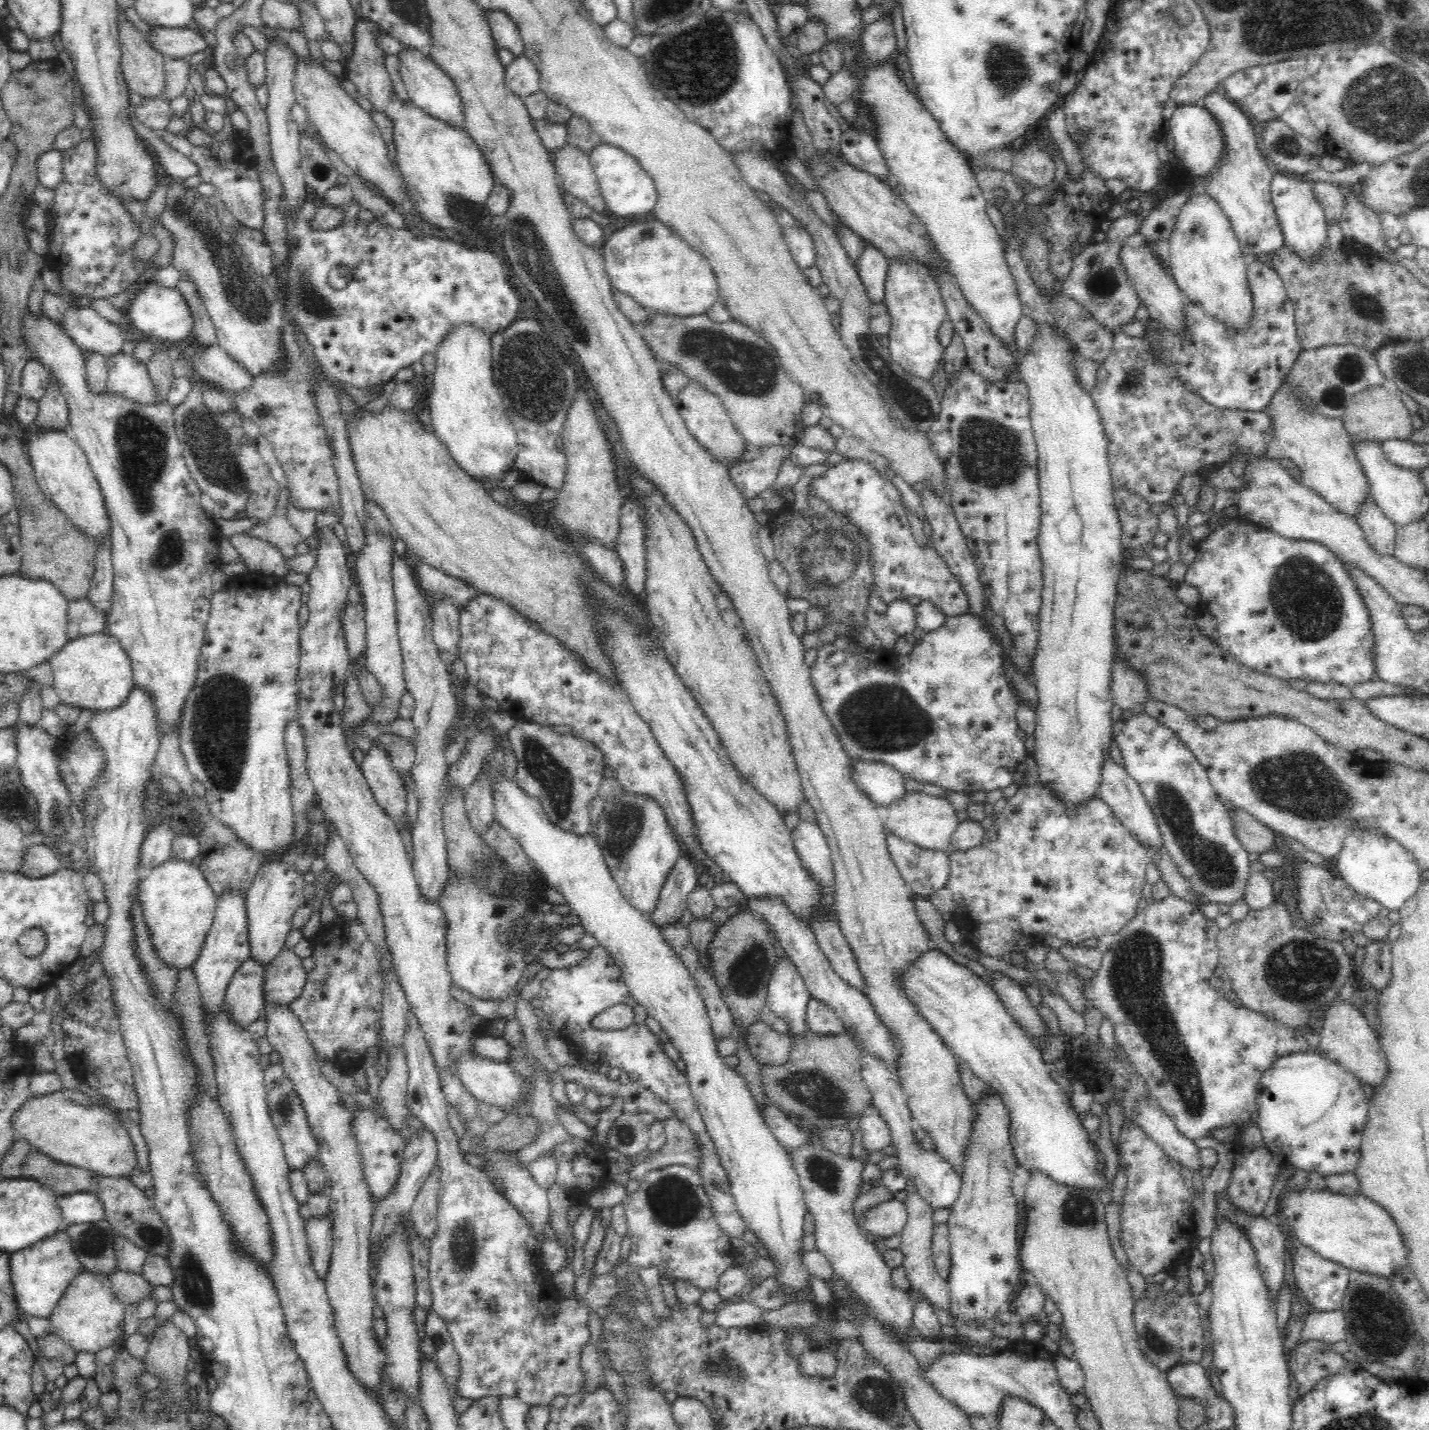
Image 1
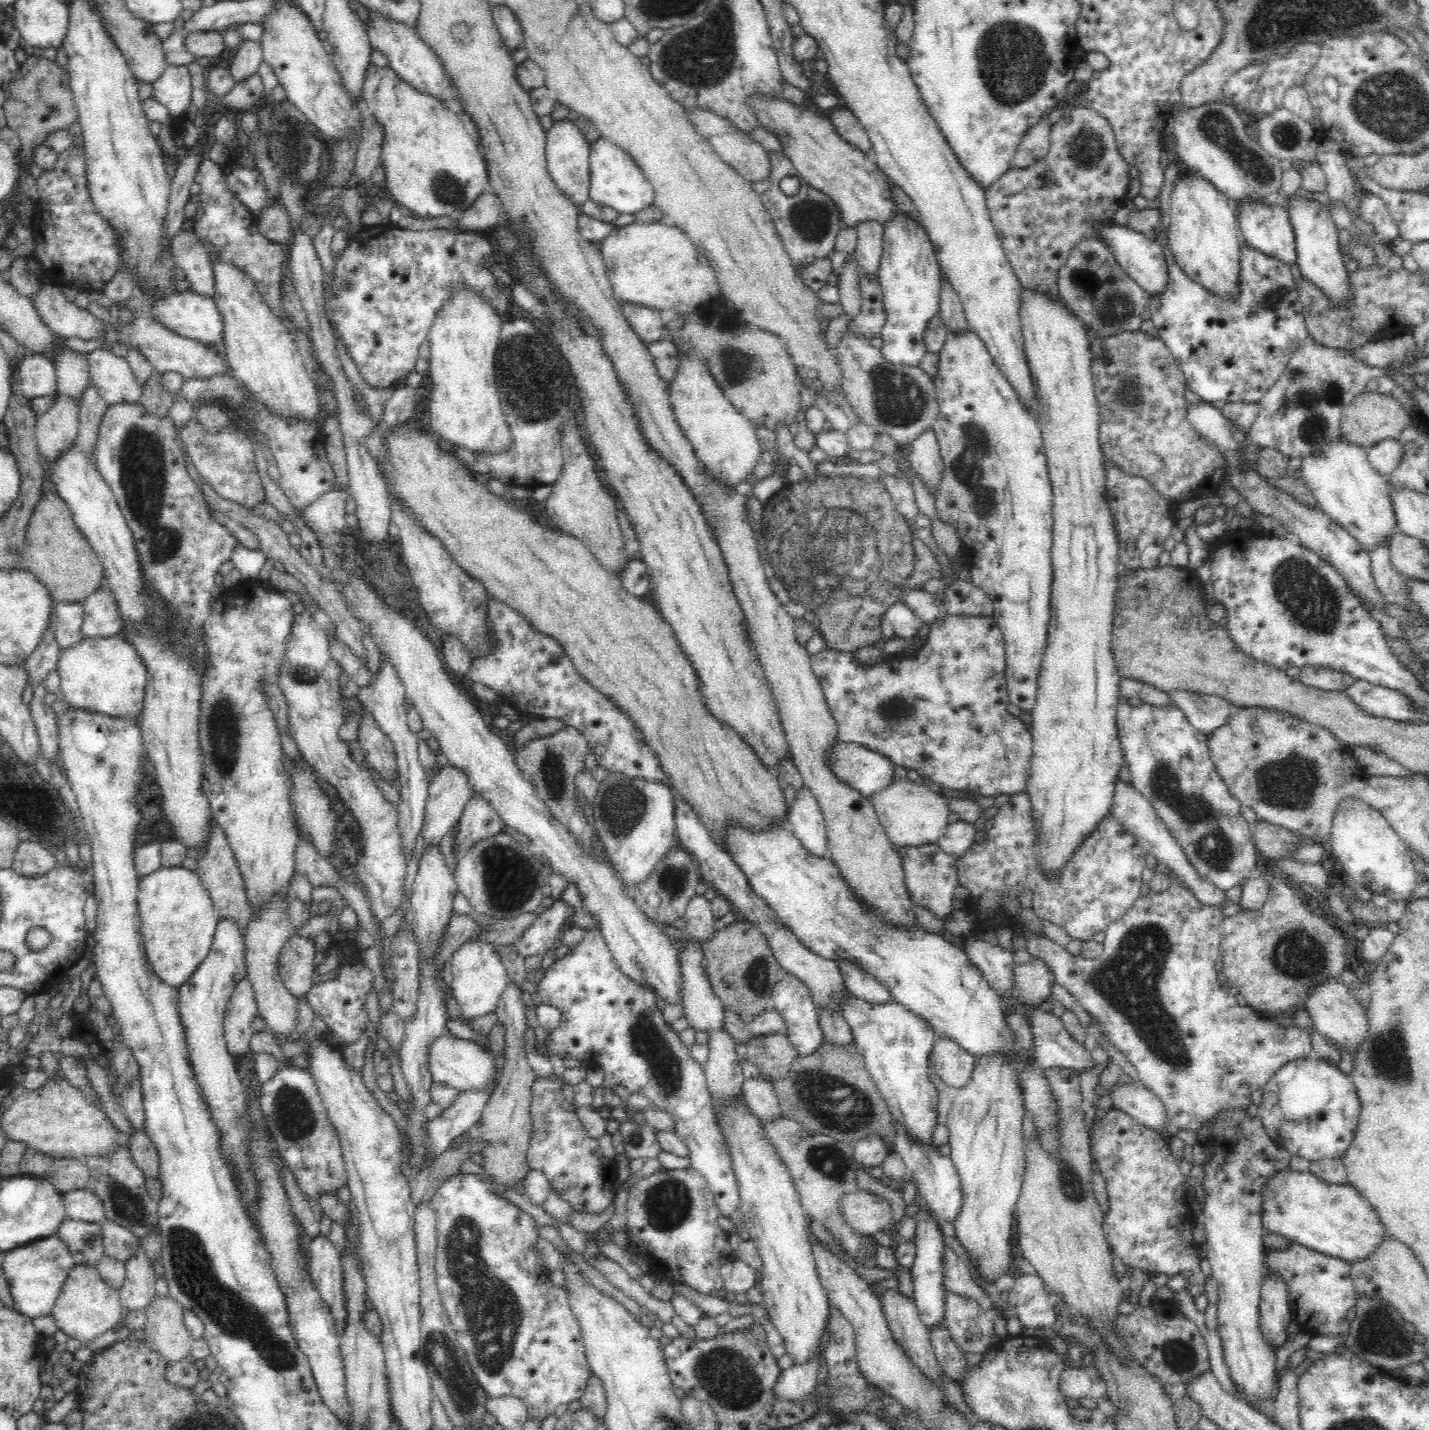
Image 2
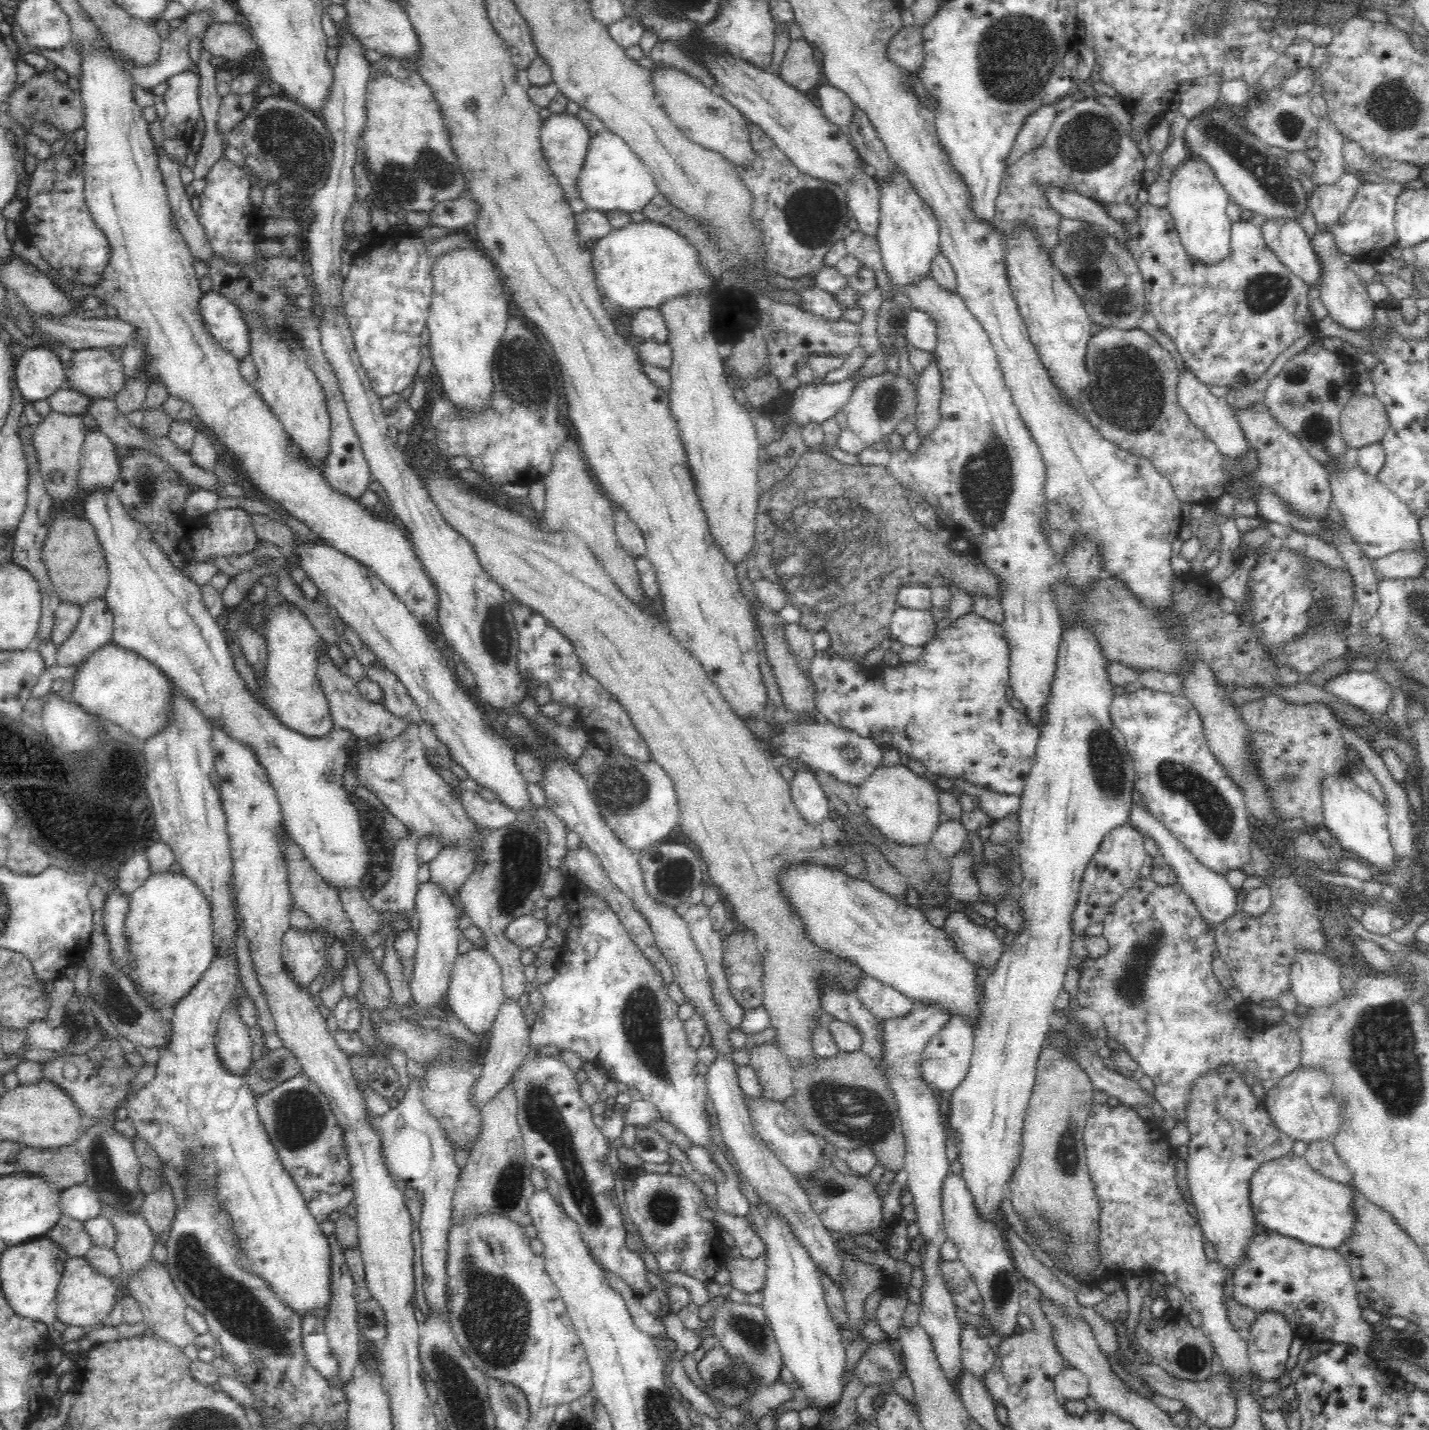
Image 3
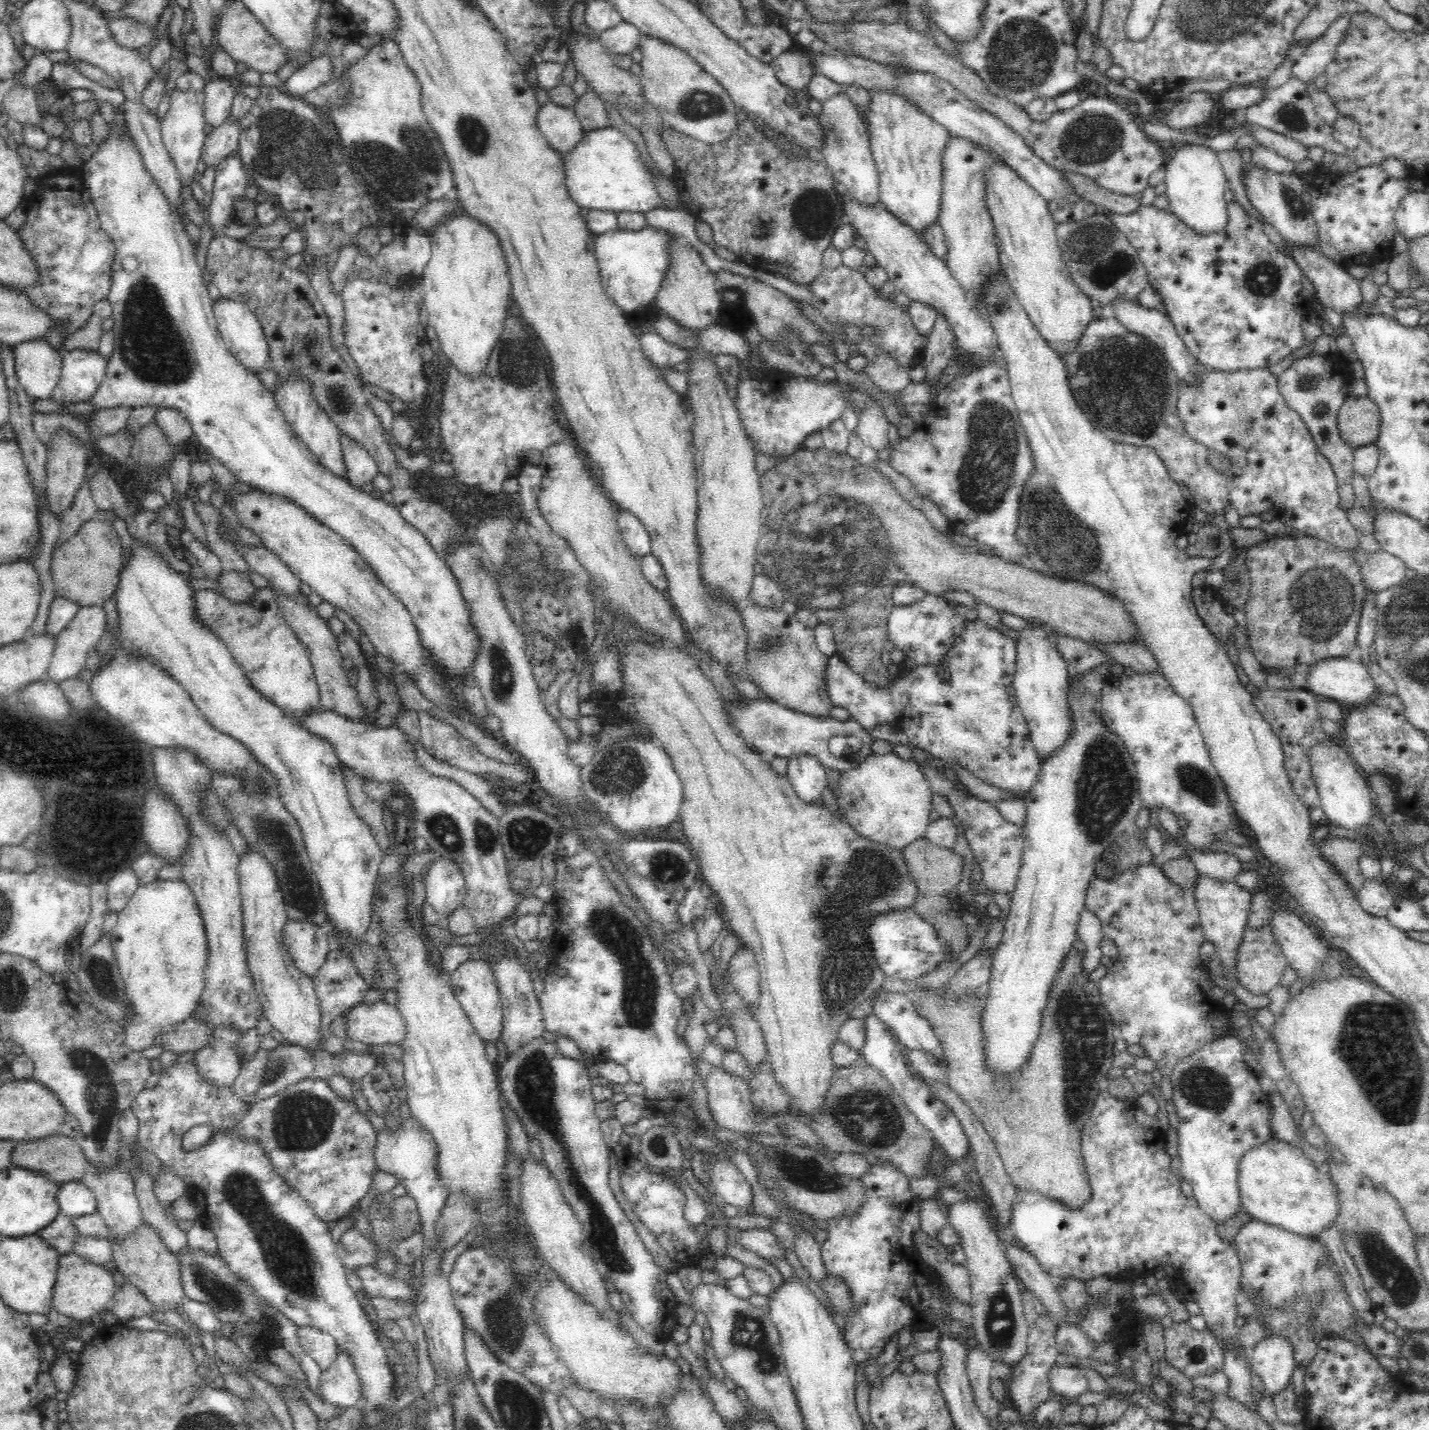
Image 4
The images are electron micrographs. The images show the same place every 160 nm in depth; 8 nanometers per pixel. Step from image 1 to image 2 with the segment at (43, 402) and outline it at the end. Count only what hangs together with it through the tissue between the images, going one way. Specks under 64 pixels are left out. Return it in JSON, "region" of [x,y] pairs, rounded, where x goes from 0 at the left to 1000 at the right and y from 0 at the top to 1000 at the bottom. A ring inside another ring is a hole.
{"region":[[[41,273],[37,278],[36,284],[26,291],[24,303],[27,315],[33,323],[38,323],[43,315],[48,315],[55,301],[55,282]]]}

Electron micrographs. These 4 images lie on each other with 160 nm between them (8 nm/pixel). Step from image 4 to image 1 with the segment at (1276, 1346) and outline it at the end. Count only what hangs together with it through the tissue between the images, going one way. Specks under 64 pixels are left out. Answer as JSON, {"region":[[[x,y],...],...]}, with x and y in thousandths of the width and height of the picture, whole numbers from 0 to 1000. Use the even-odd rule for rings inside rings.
{"region":[[[857,834],[851,835],[850,852],[859,853],[859,855],[861,855],[863,857],[866,857],[870,861],[870,863],[873,866],[873,868],[879,877],[880,886],[885,894],[885,897],[886,897],[886,900],[887,900],[887,903],[889,903],[890,908],[893,908],[895,901],[897,900],[899,896],[899,884],[900,879],[899,864],[898,864],[896,857],[890,852],[887,852],[884,850],[878,850],[871,847],[868,847],[866,844],[864,843],[860,840]]]}

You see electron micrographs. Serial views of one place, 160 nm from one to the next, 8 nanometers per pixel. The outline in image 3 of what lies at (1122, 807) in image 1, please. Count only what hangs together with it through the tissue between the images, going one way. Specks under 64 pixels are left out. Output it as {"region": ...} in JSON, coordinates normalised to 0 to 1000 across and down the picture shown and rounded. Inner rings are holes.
{"region":[[[793,562],[791,571],[789,571],[789,576],[794,578],[801,586],[805,586],[808,588],[810,597],[815,600],[815,605],[821,608],[824,612],[824,617],[836,630],[845,646],[854,646],[866,637],[866,622],[861,620],[857,613],[854,613],[840,604],[838,601],[817,580],[817,578],[805,569],[802,564],[799,564]]]}

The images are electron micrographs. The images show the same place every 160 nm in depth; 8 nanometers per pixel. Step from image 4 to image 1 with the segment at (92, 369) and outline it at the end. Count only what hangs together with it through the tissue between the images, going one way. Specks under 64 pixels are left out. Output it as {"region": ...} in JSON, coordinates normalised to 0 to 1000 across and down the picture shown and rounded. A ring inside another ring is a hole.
{"region":[[[84,246],[75,250],[75,254],[74,272],[76,274],[98,283],[111,281],[102,253],[95,252],[93,248]]]}

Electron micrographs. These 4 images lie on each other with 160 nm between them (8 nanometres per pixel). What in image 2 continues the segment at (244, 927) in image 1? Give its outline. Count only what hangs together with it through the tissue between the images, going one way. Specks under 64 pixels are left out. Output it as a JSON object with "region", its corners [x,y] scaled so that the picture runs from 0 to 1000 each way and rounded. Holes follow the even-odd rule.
{"region":[[[155,642],[153,644],[148,657],[148,662],[144,670],[139,674],[139,677],[125,690],[125,705],[126,713],[130,724],[131,734],[136,755],[139,756],[142,769],[147,776],[150,785],[155,807],[157,811],[162,811],[163,817],[168,820],[171,834],[169,839],[171,839],[181,848],[181,837],[178,830],[178,823],[174,816],[174,787],[172,787],[172,764],[168,759],[168,753],[165,750],[165,744],[159,734],[157,710],[163,691],[167,685],[173,683],[171,672],[171,652],[163,642]]]}

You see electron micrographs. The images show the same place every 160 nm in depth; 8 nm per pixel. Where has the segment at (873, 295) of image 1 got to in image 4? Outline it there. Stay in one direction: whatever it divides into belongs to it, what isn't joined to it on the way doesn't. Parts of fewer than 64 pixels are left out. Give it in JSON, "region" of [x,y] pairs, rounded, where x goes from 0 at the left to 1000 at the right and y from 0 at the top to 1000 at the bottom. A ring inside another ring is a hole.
{"region":[[[589,65],[575,71],[575,78],[572,81],[573,87],[577,91],[575,109],[582,119],[584,126],[593,134],[593,137],[602,143],[610,145],[615,141],[614,118],[610,107],[608,92],[602,79],[596,73],[593,66]]]}

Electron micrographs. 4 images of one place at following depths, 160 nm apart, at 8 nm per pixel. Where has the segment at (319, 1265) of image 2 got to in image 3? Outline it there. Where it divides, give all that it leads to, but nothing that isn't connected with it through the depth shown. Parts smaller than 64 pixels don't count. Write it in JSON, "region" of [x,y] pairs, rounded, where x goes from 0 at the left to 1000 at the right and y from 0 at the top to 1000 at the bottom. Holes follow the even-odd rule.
{"region":[[[234,863],[229,865],[231,871],[231,910],[230,910],[230,919],[227,922],[227,932],[230,936],[230,943],[232,948],[237,952],[237,955],[237,967],[242,966],[246,964],[248,957],[253,952],[253,947],[251,947],[253,939],[253,931],[249,924],[250,910],[248,909],[248,896],[246,892],[244,885],[240,877],[240,873],[237,871]]]}

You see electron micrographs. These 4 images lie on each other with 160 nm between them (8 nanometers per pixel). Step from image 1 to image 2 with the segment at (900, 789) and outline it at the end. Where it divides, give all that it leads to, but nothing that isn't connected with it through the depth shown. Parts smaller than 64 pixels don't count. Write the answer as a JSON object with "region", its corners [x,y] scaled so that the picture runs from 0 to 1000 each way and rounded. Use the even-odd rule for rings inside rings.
{"region":[[[586,519],[581,525],[582,540],[605,557],[610,557],[624,548],[626,534],[615,526]]]}

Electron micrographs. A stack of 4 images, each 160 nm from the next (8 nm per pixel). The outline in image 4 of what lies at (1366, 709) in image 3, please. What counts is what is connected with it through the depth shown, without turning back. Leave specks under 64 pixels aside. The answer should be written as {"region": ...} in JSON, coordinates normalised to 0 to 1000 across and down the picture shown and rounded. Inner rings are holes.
{"region":[[[934,459],[916,465],[916,476],[913,481],[943,494],[958,492],[965,485],[963,480],[953,462]]]}

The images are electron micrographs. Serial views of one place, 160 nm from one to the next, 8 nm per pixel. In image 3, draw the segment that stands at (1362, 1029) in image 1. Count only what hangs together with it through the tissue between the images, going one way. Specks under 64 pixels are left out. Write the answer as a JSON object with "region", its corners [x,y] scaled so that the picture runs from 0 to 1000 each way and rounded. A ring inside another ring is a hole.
{"region":[[[908,665],[903,676],[903,694],[908,698],[910,706],[921,704],[931,704],[940,697],[941,693],[938,689],[939,677],[934,674],[934,671],[927,667]]]}

